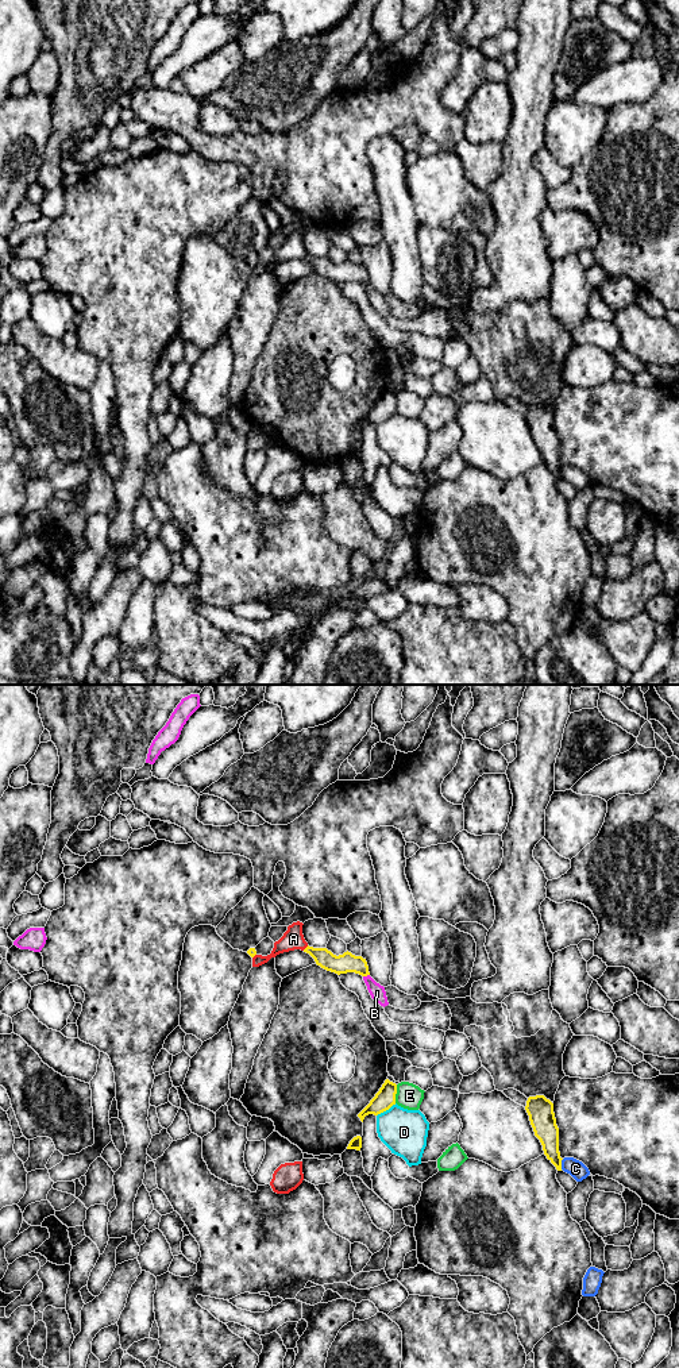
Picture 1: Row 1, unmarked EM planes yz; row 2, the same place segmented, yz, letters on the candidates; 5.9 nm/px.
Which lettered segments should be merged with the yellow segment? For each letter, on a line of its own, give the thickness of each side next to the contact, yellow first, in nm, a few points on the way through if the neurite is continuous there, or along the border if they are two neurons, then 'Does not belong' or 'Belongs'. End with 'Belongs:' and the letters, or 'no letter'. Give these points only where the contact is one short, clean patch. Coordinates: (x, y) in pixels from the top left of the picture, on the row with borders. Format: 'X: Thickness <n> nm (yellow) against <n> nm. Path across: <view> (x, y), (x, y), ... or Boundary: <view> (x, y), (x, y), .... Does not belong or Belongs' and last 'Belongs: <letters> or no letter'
A: Thickness 120 nm (yellow) against 130 nm. Does not belong
B: Thickness 120 nm (yellow) against 90 nm. Boundary: yz (369, 974), (363, 977). Does not belong
C: Thickness 140 nm (yellow) against 100 nm. Boundary: yz (563, 1159), (560, 1168). Does not belong
D: Thickness 120 nm (yellow) against 280 nm. Does not belong
E: Thickness 120 nm (yellow) against 150 nm. Boundary: yz (397, 1085), (394, 1102). Does not belong
Belongs: no letter

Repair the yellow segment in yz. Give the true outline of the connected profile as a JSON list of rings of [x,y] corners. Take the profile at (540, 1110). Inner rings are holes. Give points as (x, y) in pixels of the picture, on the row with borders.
[[[544,1095],[529,1097],[525,1110],[535,1136],[543,1145],[544,1155],[558,1171],[562,1171],[563,1159],[559,1152],[559,1128],[553,1113],[553,1103]]]

